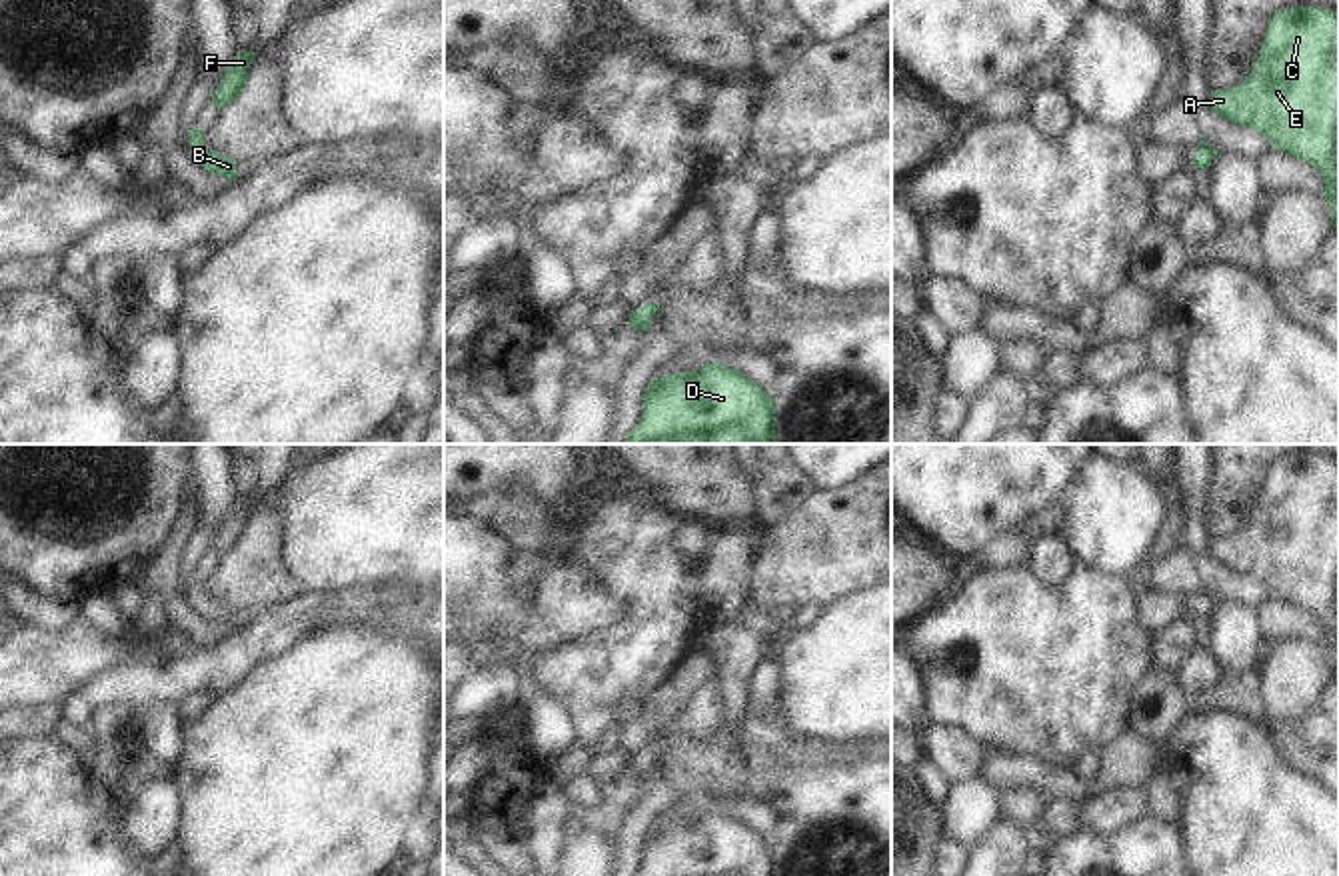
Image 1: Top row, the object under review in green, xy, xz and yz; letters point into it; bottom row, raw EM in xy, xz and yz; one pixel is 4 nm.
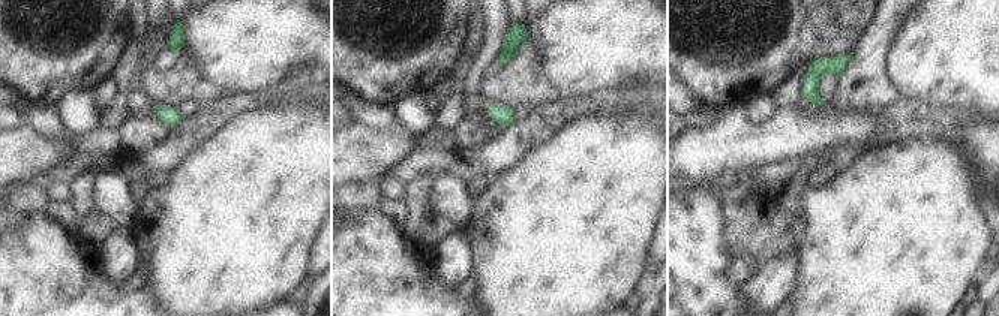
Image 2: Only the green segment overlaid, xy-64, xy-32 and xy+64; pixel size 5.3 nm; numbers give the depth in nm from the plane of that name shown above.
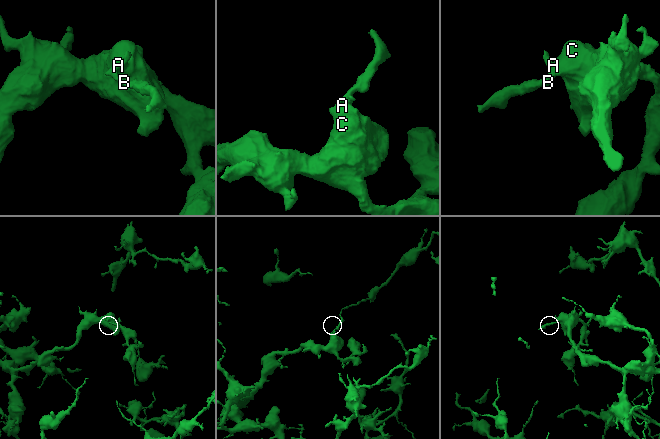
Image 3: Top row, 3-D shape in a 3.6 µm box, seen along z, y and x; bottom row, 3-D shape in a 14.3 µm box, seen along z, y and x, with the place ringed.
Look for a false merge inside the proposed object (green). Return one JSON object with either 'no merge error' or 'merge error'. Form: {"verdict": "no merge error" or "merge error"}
{"verdict": "no merge error"}

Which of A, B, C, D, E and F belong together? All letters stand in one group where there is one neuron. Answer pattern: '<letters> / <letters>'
A B C D E F

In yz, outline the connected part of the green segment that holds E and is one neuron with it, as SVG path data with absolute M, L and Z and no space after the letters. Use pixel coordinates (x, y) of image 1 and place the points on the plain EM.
M1315 454L1273 462L1253 520L1235 536L1213 538L1219 566L1261 580L1273 596L1313 612L1323 628L1331 674L1339 676L1339 462Z

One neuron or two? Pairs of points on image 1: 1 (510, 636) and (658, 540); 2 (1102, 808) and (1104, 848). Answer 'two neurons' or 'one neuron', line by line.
1: two neurons
2: two neurons

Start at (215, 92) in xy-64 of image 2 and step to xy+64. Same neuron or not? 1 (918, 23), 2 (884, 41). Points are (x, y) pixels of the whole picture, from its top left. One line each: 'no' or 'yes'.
1: no
2: yes

